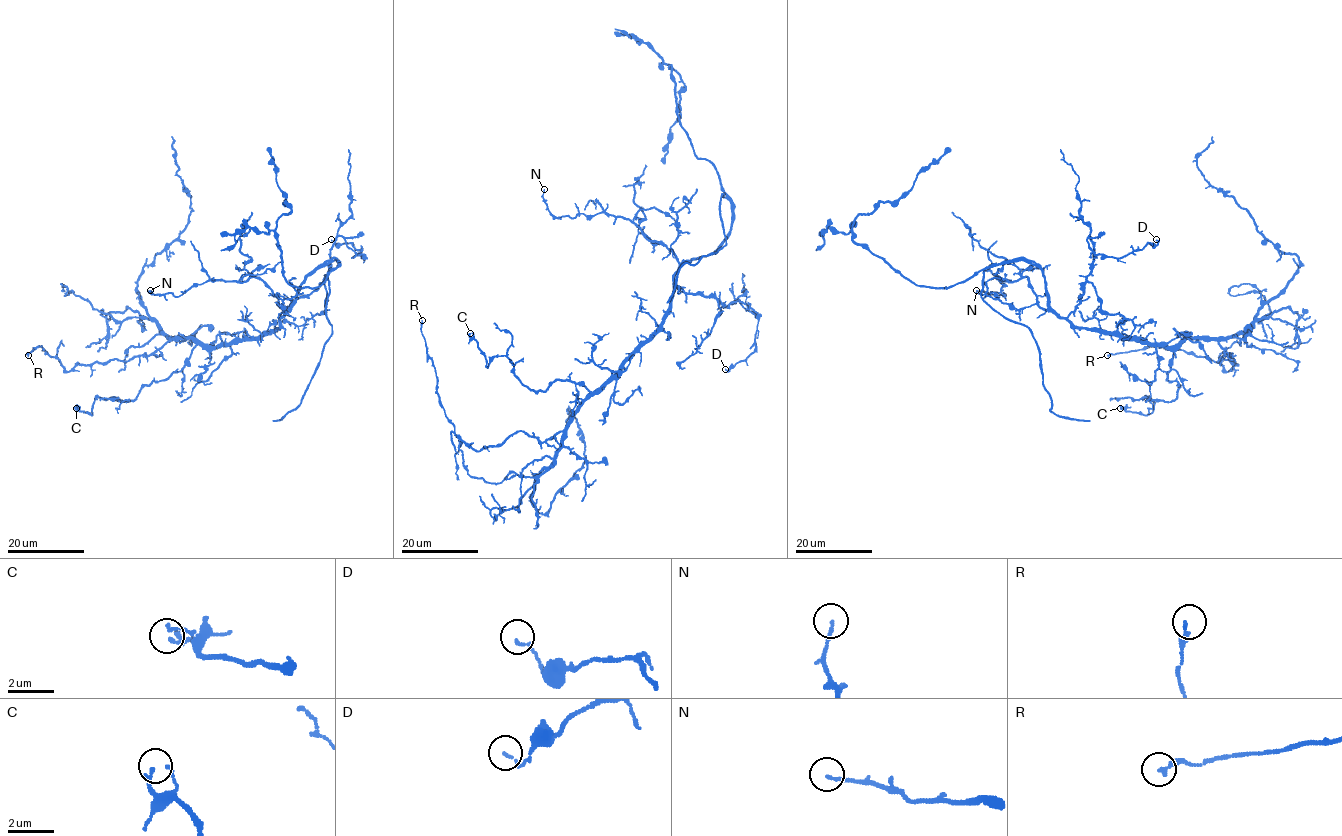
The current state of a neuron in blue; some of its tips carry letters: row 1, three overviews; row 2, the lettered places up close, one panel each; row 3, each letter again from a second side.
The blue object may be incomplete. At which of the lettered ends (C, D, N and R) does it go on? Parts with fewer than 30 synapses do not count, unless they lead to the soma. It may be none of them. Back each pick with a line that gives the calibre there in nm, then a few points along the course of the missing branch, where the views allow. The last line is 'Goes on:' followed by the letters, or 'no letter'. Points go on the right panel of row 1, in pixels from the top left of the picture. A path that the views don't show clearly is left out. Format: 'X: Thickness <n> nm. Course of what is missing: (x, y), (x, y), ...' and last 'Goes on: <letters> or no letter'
Goes on: no letter

